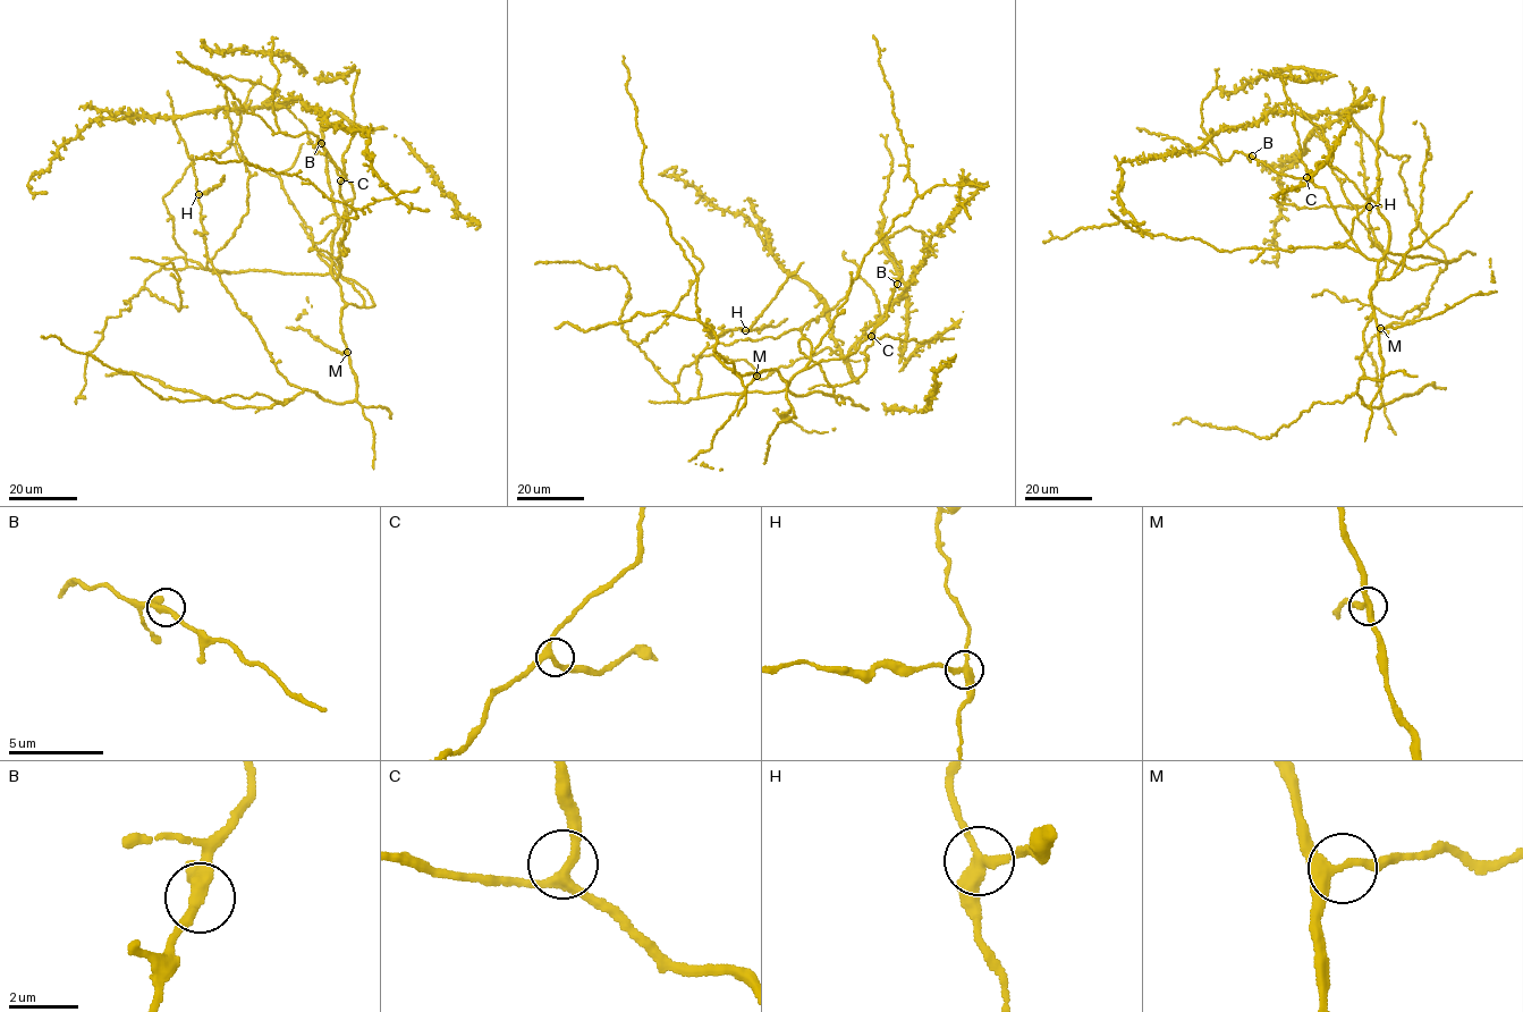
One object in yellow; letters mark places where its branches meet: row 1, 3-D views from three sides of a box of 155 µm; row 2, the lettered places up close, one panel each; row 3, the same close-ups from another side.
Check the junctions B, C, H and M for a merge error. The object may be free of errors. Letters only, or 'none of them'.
H

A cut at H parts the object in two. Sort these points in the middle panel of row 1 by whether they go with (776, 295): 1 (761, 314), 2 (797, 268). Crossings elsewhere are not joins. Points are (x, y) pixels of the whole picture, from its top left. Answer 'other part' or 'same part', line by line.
1: same part
2: same part

